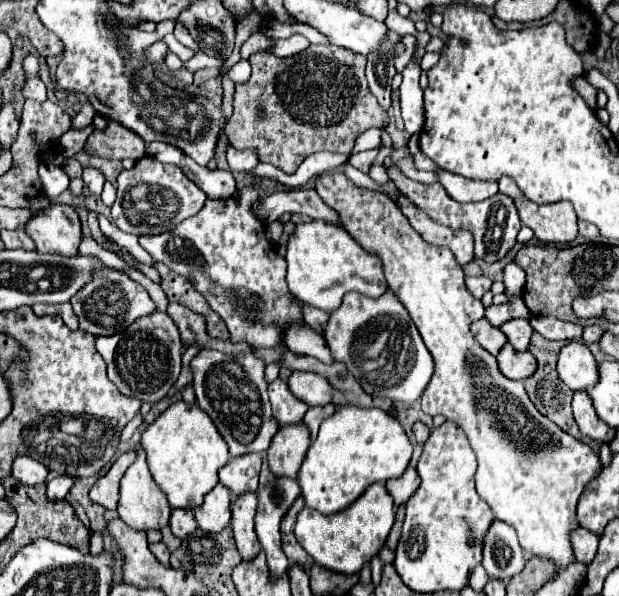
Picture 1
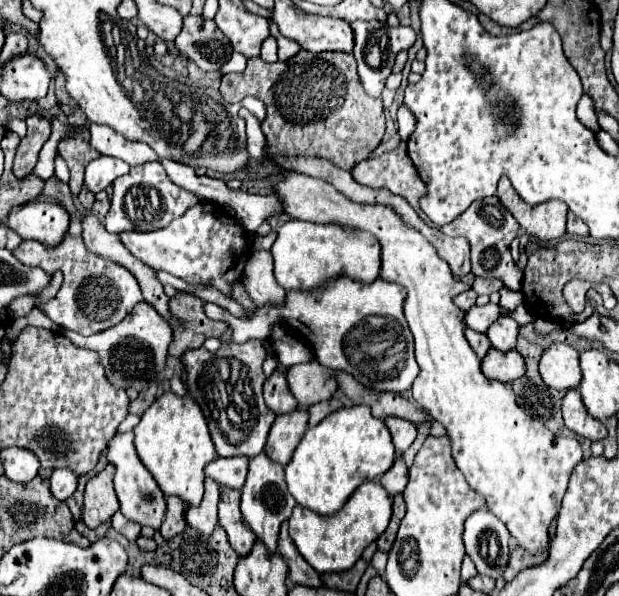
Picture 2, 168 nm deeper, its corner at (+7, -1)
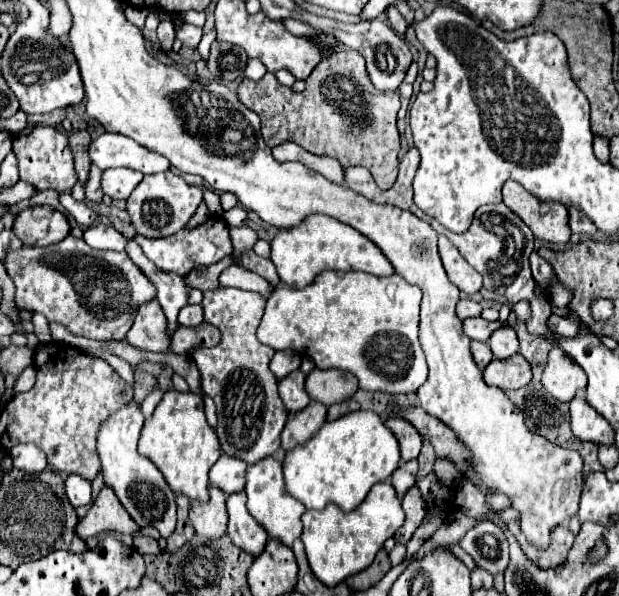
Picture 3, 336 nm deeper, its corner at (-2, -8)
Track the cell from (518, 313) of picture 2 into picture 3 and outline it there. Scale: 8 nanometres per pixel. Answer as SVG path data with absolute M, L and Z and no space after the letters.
M552 316L550 318L550 328L554 332L558 332L560 336L564 338L570 338L570 336L578 336L578 330L580 330L580 320L576 318L564 318L564 316Z

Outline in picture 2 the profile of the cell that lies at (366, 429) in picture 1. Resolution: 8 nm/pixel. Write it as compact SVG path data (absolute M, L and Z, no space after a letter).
M367 405L333 411L323 423L307 429L293 459L285 467L285 481L295 501L319 515L331 515L347 503L351 493L365 481L379 479L391 469L395 447L391 433L381 419L375 419Z

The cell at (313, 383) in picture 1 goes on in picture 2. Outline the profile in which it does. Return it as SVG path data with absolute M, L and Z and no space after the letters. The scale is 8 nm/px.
M317 361L289 367L287 381L289 381L291 393L295 395L301 407L309 407L319 401L327 401L337 389L333 371L319 365Z

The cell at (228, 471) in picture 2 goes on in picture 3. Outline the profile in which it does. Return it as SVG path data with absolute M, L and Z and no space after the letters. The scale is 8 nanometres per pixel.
M222 454L218 462L210 468L210 484L220 488L226 496L244 490L244 474L248 464L240 462L238 458Z

